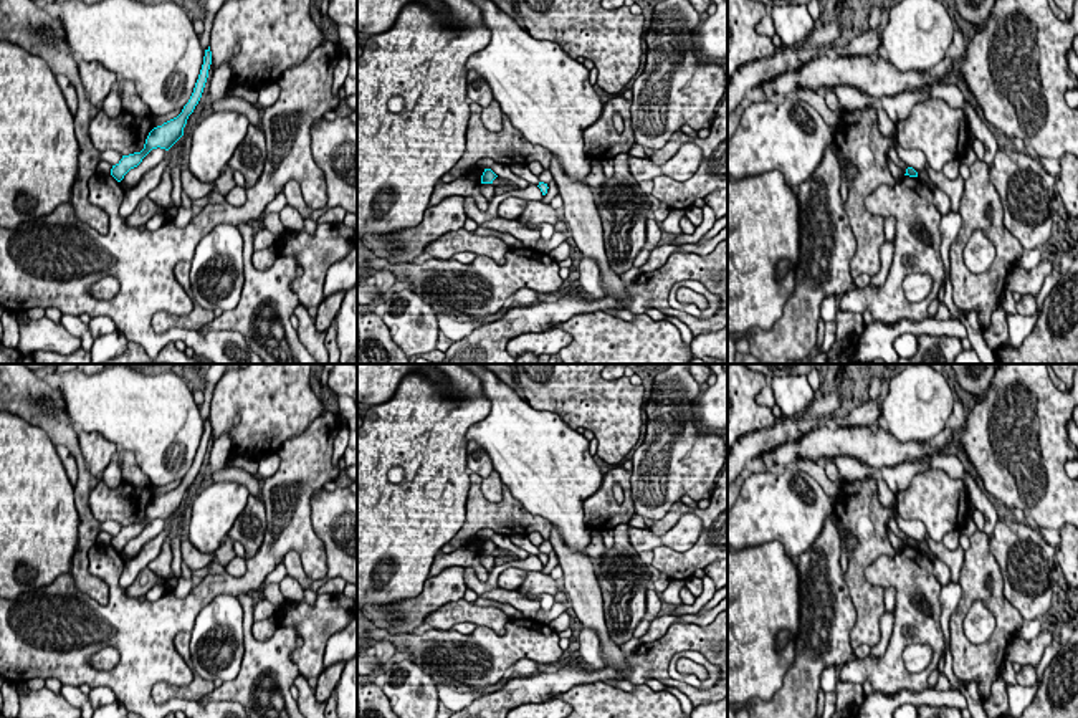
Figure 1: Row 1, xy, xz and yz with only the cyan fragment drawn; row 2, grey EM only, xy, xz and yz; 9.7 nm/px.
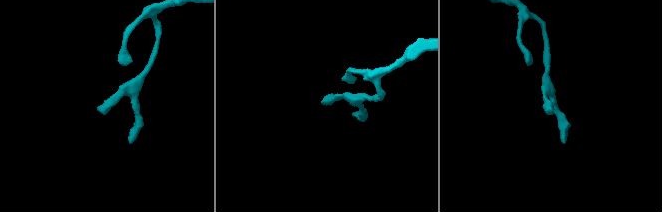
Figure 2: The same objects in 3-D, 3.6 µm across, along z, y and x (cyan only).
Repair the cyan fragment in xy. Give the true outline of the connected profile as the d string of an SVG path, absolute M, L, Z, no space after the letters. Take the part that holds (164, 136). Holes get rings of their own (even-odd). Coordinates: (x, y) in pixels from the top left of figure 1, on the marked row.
M208 46L205 50L203 65L202 65L198 79L195 83L193 93L188 103L184 106L182 112L177 117L164 122L162 126L154 127L149 132L144 149L141 152L122 156L122 159L116 165L112 165L111 175L117 182L121 182L131 169L137 167L152 149L160 147L169 151L184 136L184 127L187 124L187 119L193 112L195 106L202 98L203 88L208 78L210 65L212 65L212 51Z

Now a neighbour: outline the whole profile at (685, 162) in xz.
M683 144L678 152L663 165L656 165L650 157L628 157L630 174L637 182L653 180L658 175L666 175L676 182L684 182L694 175L703 162L703 151L693 144Z

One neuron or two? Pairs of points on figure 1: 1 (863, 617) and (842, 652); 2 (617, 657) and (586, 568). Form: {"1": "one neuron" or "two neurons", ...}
{"1": "two neurons", "2": "one neuron"}

